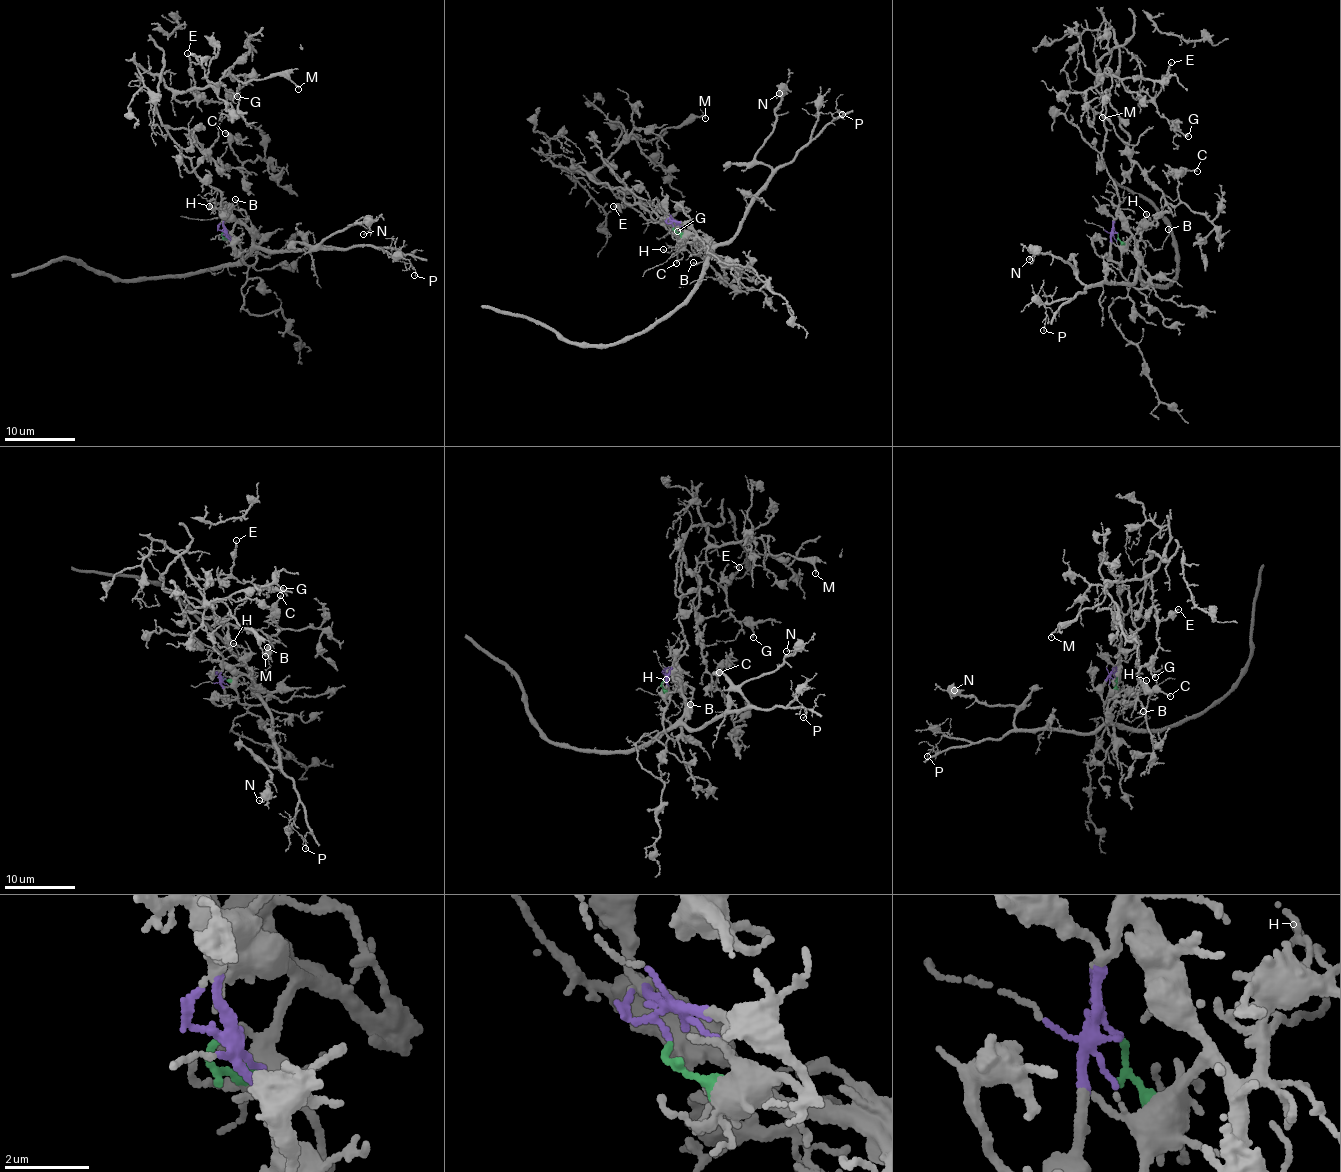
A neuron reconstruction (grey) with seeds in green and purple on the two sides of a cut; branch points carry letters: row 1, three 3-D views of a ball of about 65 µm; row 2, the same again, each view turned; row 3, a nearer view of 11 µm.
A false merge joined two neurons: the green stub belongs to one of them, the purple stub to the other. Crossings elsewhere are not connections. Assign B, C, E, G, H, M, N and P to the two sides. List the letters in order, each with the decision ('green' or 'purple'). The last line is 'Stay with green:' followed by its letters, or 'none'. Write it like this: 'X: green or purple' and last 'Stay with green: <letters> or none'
B: green
C: purple
E: purple
G: purple
H: green
M: purple
N: green
P: green
Stay with green: B, H, N, P

